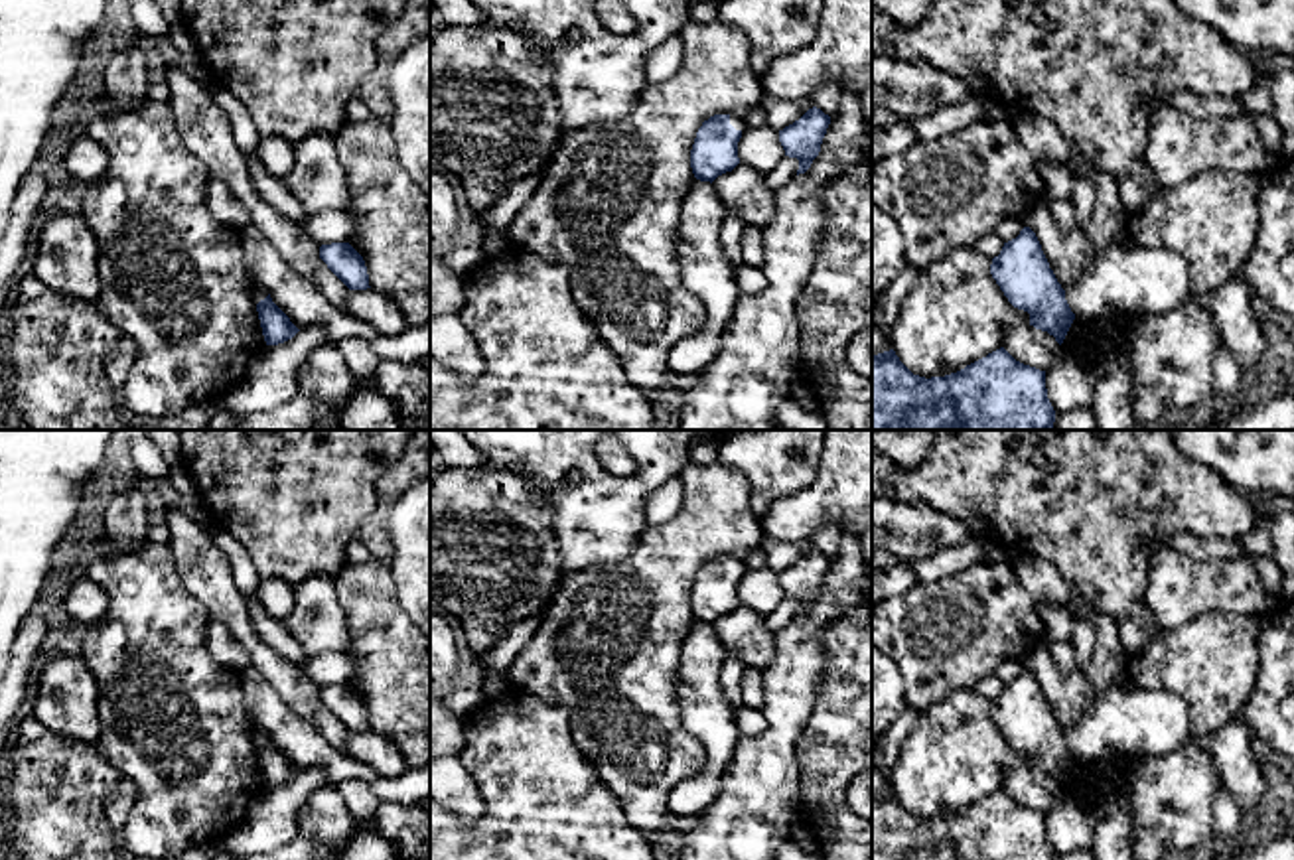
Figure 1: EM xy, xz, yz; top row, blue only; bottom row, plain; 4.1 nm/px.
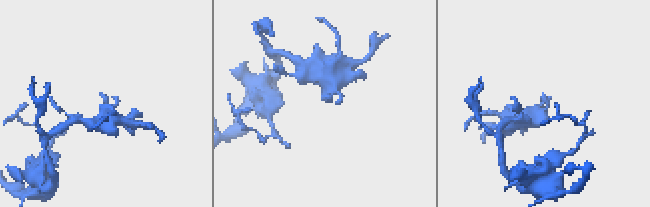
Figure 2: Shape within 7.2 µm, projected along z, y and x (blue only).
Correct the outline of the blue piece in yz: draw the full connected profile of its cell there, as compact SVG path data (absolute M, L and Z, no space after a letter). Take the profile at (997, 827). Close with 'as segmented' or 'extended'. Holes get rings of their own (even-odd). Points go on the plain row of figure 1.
M1004 789L945 819L913 817L894 791L872 797L872 860L1055 860L1045 813L1016 803Z | as segmented

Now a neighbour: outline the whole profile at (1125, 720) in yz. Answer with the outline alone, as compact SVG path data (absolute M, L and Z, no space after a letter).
M1126 682L1095 692L1081 720L1065 730L1065 742L1081 761L1164 755L1195 742L1211 755L1221 785L1231 791L1241 815L1268 797L1255 738L1241 712L1215 734L1193 738L1184 698L1168 690Z

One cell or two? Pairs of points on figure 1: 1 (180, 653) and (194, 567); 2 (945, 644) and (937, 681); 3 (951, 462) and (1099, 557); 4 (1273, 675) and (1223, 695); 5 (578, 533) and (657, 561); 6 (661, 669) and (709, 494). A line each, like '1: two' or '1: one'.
1: two
2: one
3: one
4: two
5: two
6: one

